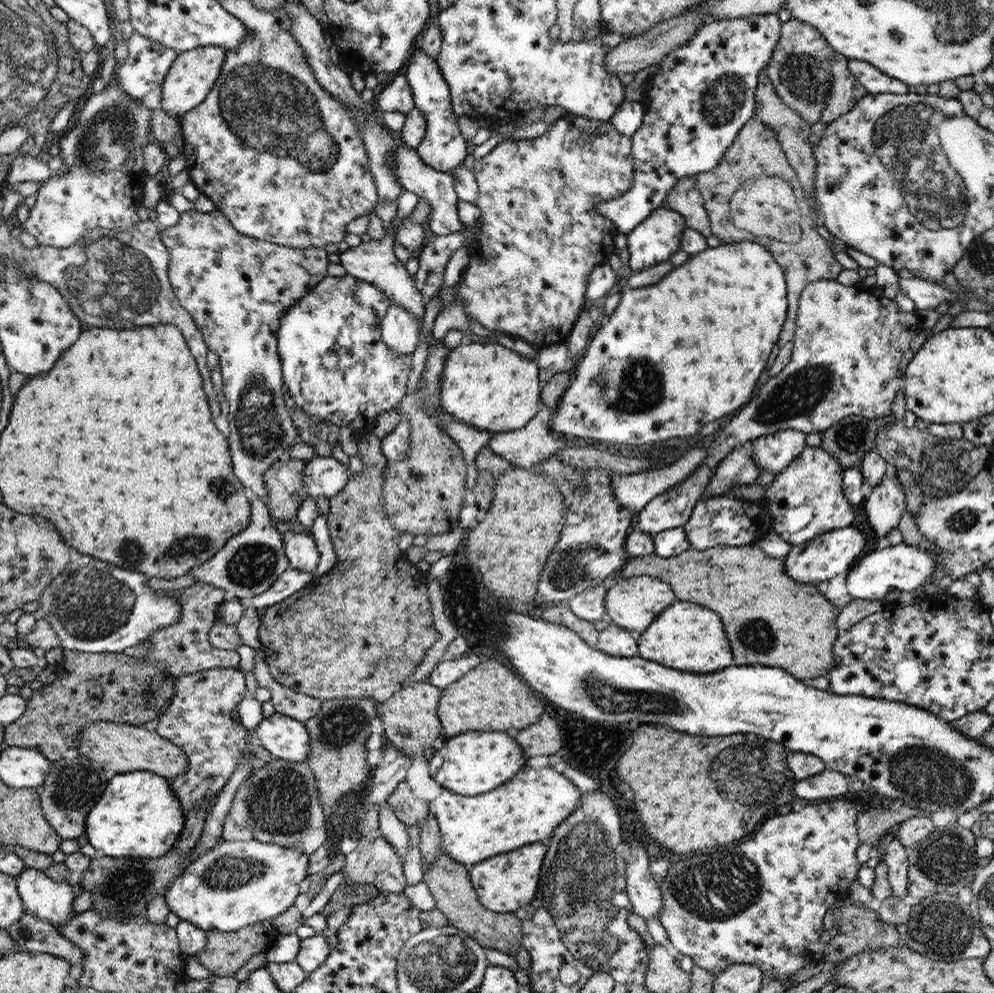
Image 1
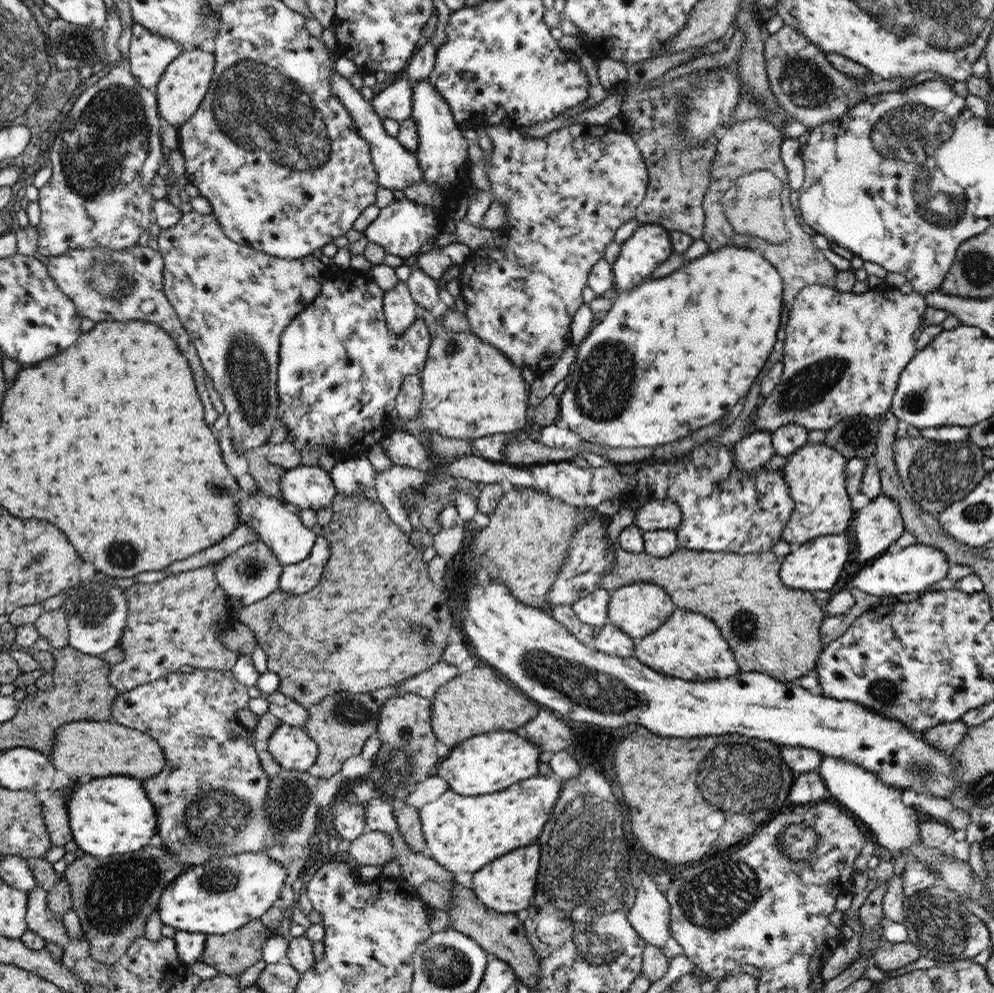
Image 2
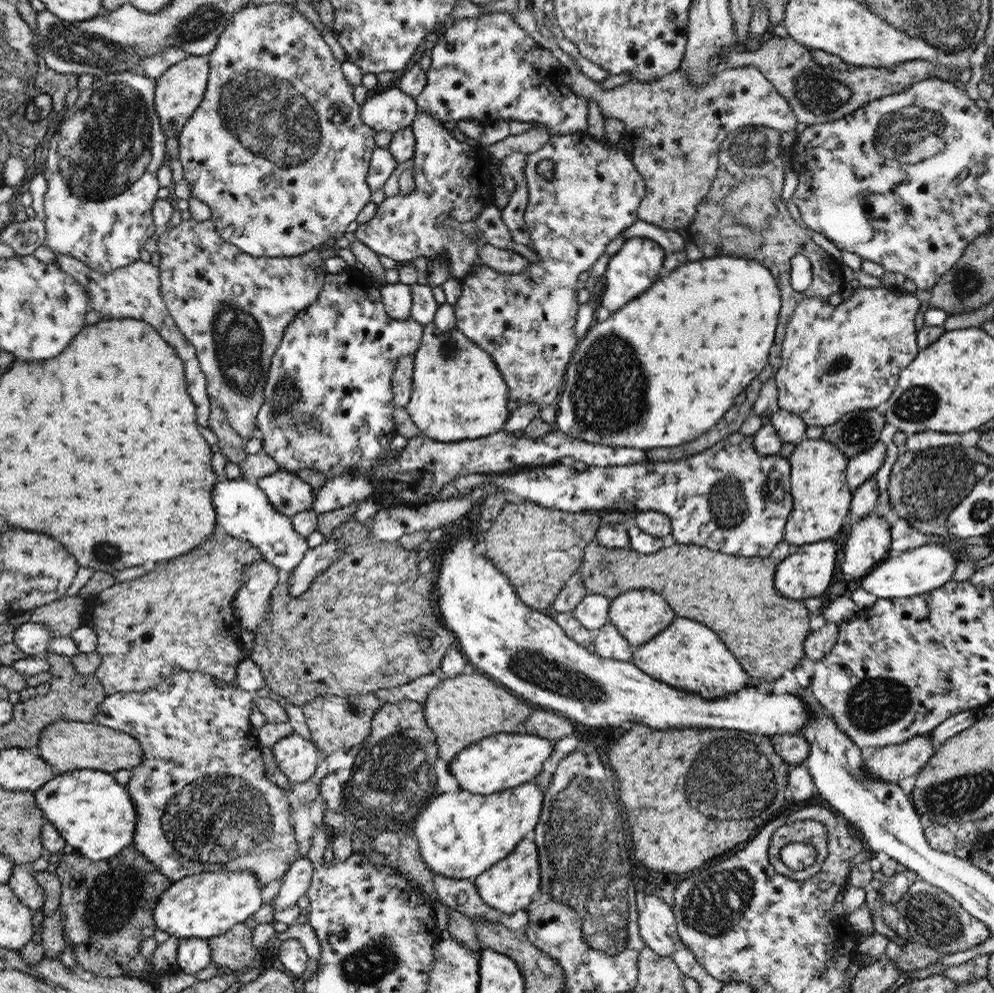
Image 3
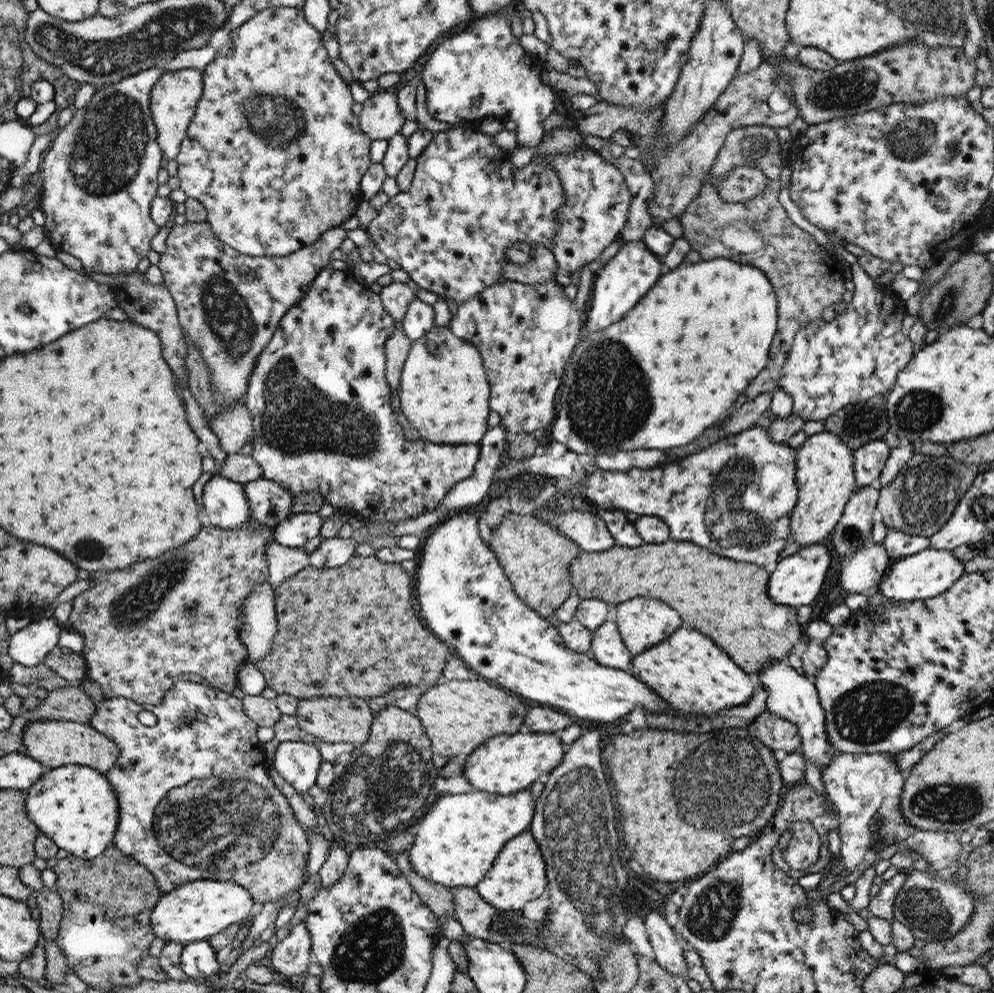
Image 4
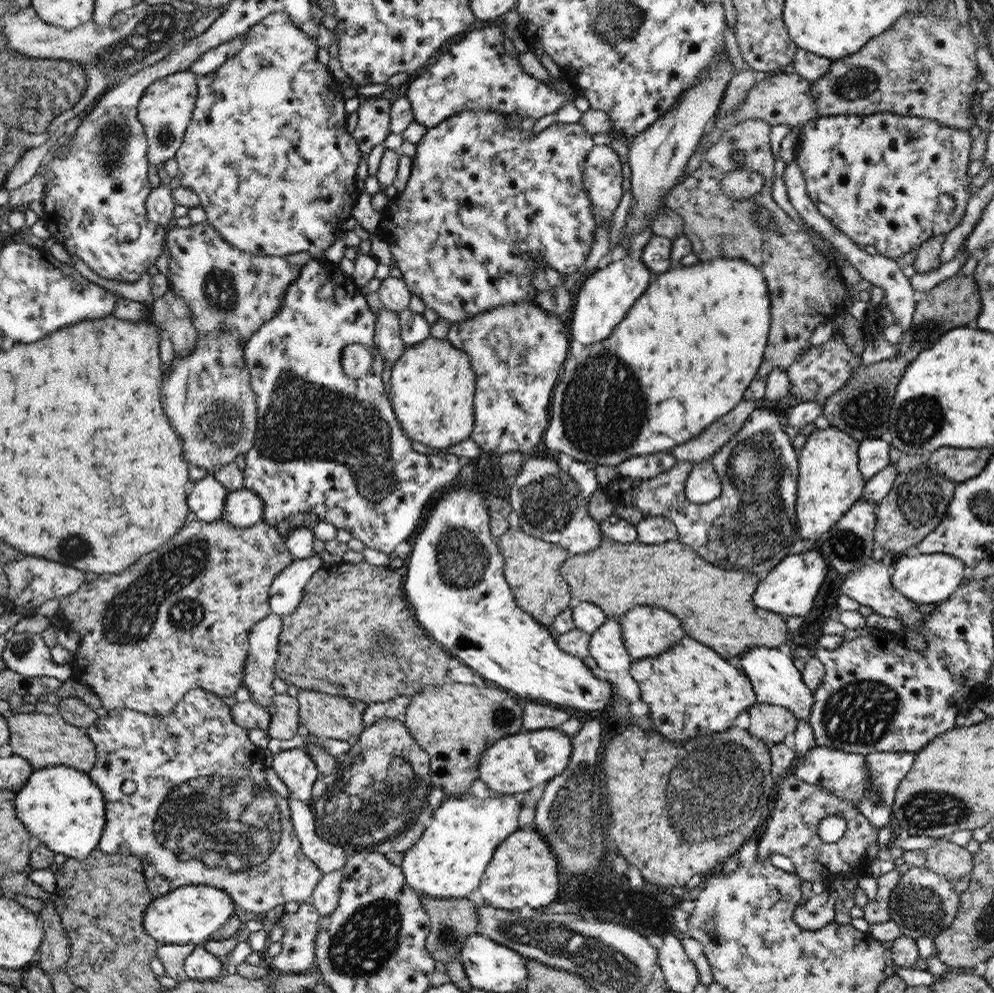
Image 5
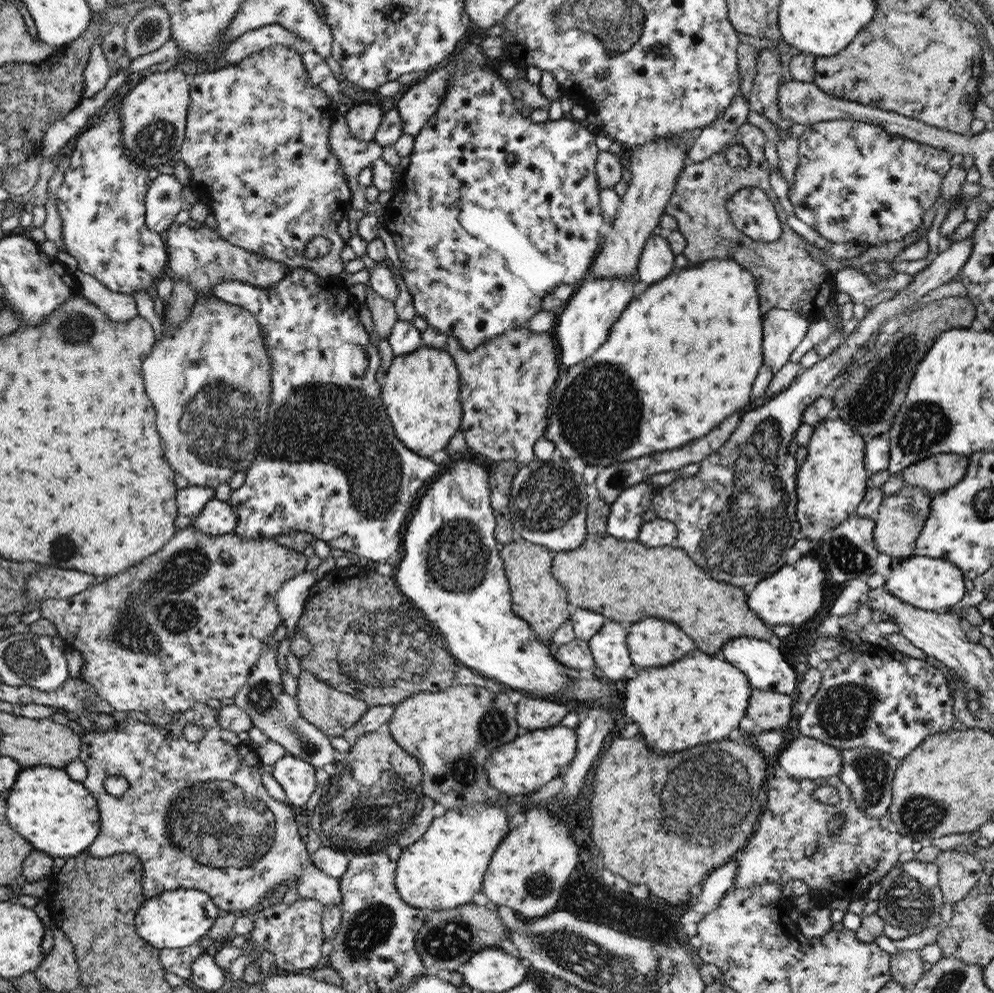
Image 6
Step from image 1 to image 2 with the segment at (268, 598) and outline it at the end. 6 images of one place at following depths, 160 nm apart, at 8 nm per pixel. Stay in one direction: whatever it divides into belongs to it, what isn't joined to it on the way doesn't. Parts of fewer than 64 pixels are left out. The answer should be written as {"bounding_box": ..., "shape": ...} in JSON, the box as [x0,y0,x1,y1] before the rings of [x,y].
{"bounding_box":[279,535,330,594],"shape":[[[321,535],[317,536],[314,547],[304,560],[283,566],[279,588],[292,594],[310,592],[322,578],[330,555],[329,543]]]}

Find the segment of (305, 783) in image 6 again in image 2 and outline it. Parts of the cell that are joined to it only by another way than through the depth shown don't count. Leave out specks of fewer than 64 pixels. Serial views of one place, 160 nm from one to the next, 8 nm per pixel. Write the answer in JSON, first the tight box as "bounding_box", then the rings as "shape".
{"bounding_box":[268,725,319,772],"shape":[[[281,725],[268,737],[268,752],[286,771],[309,772],[319,757],[319,747],[303,727]]]}

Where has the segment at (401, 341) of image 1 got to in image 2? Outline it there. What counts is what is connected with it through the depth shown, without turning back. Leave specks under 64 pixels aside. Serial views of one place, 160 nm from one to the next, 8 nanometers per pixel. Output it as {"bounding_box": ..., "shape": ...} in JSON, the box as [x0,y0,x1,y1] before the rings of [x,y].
{"bounding_box":[383,281,419,336],"shape":[[[400,281],[392,290],[388,290],[383,300],[383,308],[388,330],[396,336],[404,334],[419,317],[419,306],[412,299],[405,282]]]}

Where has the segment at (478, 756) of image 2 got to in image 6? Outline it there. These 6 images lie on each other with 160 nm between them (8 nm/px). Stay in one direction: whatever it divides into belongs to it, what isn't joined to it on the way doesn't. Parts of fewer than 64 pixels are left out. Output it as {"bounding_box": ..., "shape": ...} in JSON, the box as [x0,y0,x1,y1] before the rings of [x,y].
{"bounding_box":[486,727,576,796],"shape":[[[548,727],[546,730],[534,730],[519,736],[516,741],[508,742],[508,746],[500,746],[500,750],[490,756],[486,772],[492,792],[506,792],[510,796],[530,795],[556,778],[562,768],[572,762],[574,754],[576,732],[572,727]]]}

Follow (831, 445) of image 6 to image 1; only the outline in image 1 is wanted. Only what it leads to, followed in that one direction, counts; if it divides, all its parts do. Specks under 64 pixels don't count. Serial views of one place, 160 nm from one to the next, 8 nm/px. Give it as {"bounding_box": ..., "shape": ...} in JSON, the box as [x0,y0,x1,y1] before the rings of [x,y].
{"bounding_box":[764,446,854,545],"shape":[[[821,446],[820,447],[806,447],[783,471],[780,471],[777,475],[775,475],[775,479],[773,480],[771,486],[765,490],[764,498],[769,502],[769,507],[772,515],[772,530],[775,533],[780,535],[780,538],[788,544],[794,545],[802,545],[810,540],[813,540],[815,537],[823,535],[831,530],[838,530],[840,528],[844,528],[845,526],[850,526],[852,521],[854,520],[854,506],[852,506],[848,499],[844,496],[842,490],[843,483],[843,466],[834,458],[828,451],[825,451]]]}

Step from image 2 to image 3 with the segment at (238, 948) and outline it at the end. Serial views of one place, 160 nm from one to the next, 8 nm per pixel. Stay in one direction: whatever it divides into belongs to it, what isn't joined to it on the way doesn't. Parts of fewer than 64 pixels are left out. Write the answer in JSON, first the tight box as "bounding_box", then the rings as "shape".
{"bounding_box":[208,923,258,973],"shape":[[[244,923],[232,926],[220,936],[208,938],[213,963],[237,973],[257,964],[258,950],[254,950],[251,938],[252,931]]]}

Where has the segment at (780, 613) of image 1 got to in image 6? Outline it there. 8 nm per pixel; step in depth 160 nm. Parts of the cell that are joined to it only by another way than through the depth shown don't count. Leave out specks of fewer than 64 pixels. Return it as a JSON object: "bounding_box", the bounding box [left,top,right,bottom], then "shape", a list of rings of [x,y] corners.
{"bounding_box":[551,498,774,655],"shape":[[[603,498],[588,503],[587,540],[578,549],[554,552],[551,570],[554,577],[567,589],[568,598],[571,599],[574,608],[596,610],[598,614],[604,614],[614,622],[622,622],[622,625],[638,622],[642,618],[670,620],[678,624],[690,638],[694,636],[694,642],[700,651],[712,655],[718,653],[723,644],[733,638],[747,636],[767,640],[774,635],[772,627],[750,610],[746,594],[740,588],[712,580],[688,558],[684,550],[672,546],[646,548],[638,540],[626,542],[616,539],[607,531],[607,517],[610,511],[611,505],[604,502]]]}

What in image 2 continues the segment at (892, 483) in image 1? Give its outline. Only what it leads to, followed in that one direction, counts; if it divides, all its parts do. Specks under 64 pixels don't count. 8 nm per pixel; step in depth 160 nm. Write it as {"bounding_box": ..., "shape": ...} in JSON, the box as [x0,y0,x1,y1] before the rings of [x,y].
{"bounding_box":[852,494,905,564],"shape":[[[881,494],[866,507],[855,512],[852,529],[853,543],[858,545],[856,560],[867,564],[899,540],[905,526],[898,503]]]}

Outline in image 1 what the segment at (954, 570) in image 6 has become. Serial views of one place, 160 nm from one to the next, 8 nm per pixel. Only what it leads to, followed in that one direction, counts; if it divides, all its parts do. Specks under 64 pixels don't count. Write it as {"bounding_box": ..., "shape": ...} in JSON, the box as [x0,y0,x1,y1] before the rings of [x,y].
{"bounding_box":[846,543,936,600],"shape":[[[901,543],[895,546],[877,548],[857,560],[846,576],[848,594],[854,599],[881,600],[892,590],[912,592],[922,586],[936,570],[931,554],[918,546]]]}

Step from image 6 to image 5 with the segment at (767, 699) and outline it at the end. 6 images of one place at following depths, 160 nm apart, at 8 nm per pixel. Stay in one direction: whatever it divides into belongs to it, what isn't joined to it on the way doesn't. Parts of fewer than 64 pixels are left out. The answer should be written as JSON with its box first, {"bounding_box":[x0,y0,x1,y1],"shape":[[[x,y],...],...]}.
{"bounding_box":[747,702,797,745],"shape":[[[756,702],[749,708],[749,713],[751,723],[747,731],[769,745],[783,743],[786,735],[796,730],[797,718],[783,706]]]}

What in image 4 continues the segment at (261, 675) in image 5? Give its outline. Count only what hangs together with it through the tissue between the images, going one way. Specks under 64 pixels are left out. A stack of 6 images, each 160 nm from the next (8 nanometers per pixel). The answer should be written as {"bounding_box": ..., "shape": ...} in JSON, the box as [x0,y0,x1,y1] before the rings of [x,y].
{"bounding_box":[240,582,278,665],"shape":[[[269,582],[251,590],[240,626],[240,639],[248,651],[246,662],[256,665],[271,652],[278,630],[275,591]]]}

